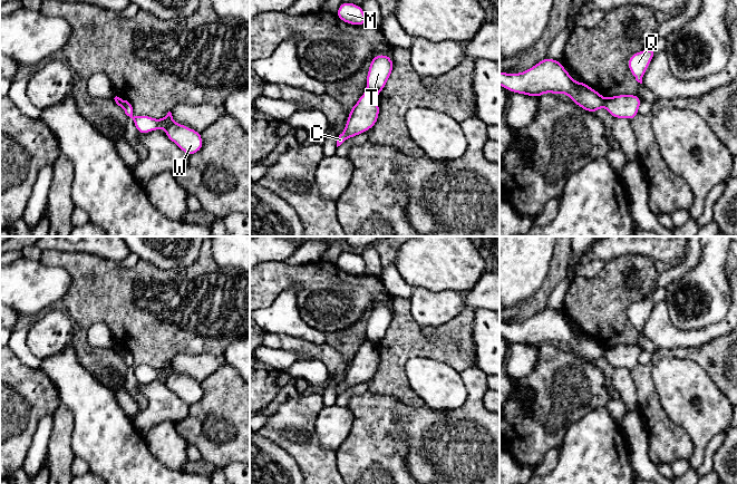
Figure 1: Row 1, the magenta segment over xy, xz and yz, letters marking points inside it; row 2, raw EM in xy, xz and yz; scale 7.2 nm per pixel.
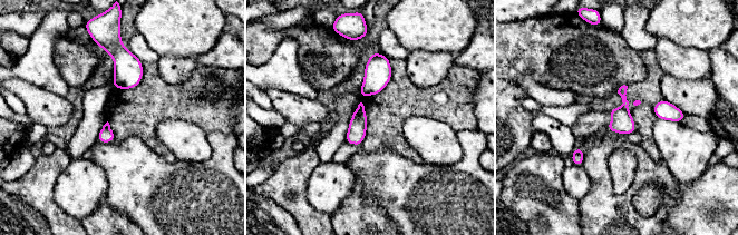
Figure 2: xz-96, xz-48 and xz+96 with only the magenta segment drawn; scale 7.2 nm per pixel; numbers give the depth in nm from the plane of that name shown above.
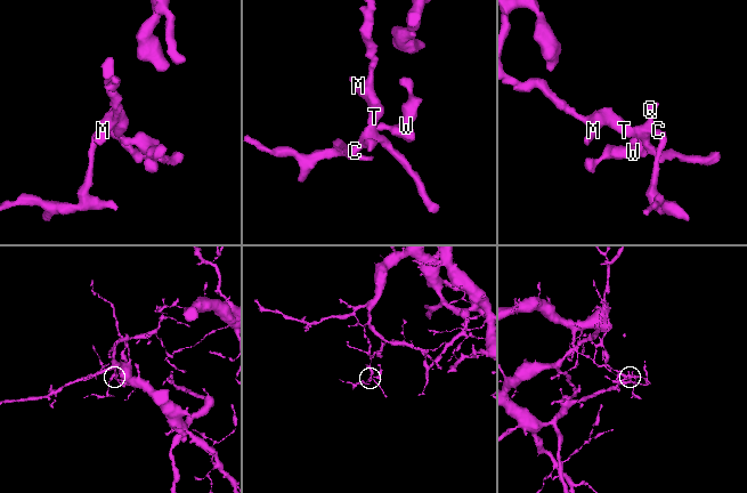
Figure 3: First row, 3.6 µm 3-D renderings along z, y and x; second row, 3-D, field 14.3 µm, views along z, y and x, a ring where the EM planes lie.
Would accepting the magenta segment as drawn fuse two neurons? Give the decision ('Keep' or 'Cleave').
Cleave

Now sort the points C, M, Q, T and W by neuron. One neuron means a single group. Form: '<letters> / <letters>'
C Q / M T W

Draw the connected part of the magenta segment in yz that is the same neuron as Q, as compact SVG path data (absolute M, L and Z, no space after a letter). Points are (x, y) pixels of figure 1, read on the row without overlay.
M651 297L643 301L633 303L628 309L629 319L638 332L642 333L643 325L656 302L657 301L653 299L653 297Z

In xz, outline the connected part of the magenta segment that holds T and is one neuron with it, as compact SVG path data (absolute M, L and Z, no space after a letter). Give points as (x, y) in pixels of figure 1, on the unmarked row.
M377 304L371 308L366 330L367 339L378 345L385 338L392 320L394 312L388 304Z

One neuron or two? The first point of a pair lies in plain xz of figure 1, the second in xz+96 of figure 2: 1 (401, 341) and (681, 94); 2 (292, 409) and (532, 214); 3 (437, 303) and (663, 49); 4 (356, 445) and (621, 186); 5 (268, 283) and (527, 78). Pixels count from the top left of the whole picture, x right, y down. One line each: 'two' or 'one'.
1: two
2: one
3: one
4: two
5: two

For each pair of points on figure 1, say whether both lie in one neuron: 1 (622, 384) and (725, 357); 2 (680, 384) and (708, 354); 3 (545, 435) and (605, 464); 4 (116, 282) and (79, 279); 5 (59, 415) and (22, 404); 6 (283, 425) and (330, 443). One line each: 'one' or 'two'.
1: two
2: two
3: two
4: one
5: two
6: two

